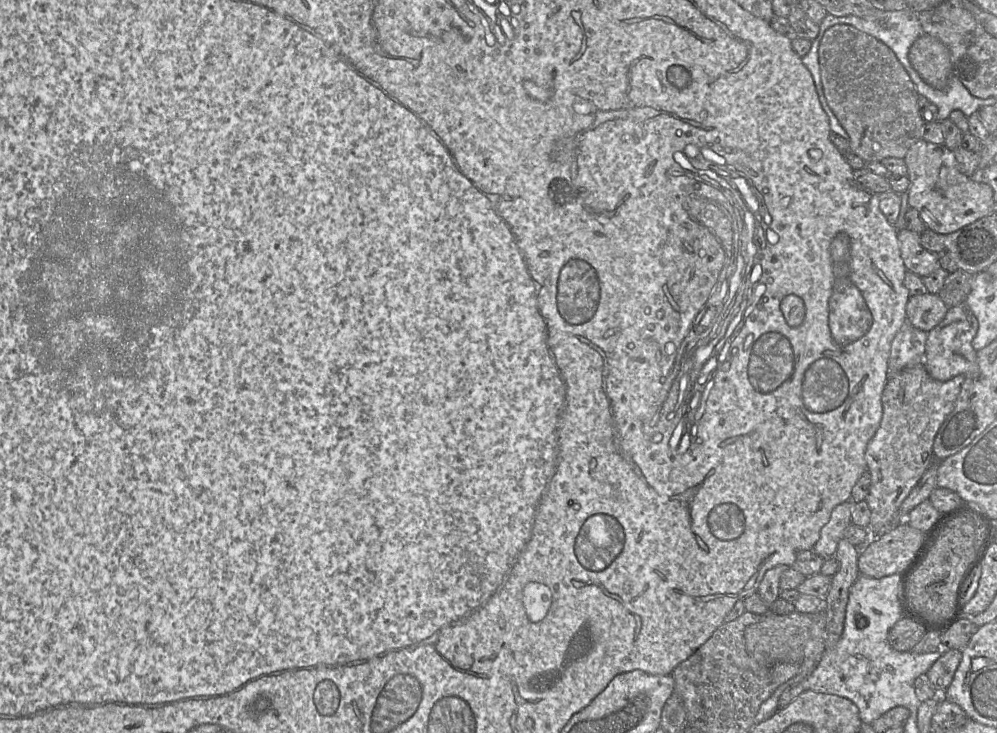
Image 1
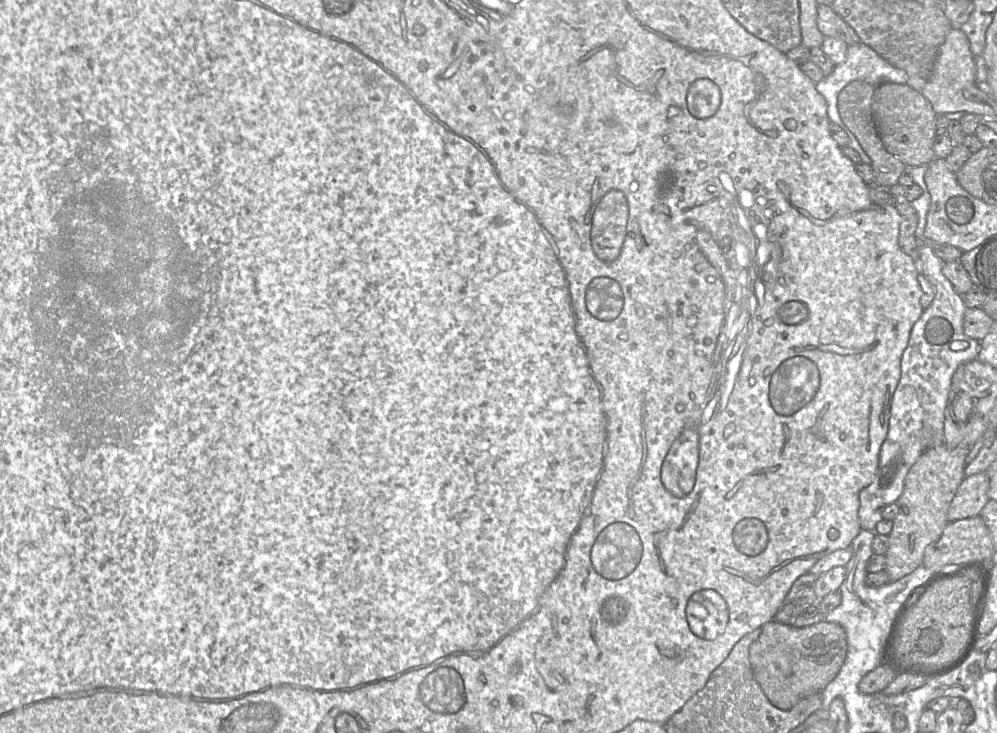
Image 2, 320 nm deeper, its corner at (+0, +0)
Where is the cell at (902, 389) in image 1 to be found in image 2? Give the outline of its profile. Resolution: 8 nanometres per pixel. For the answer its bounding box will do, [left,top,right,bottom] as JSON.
[884,445,969,582]

